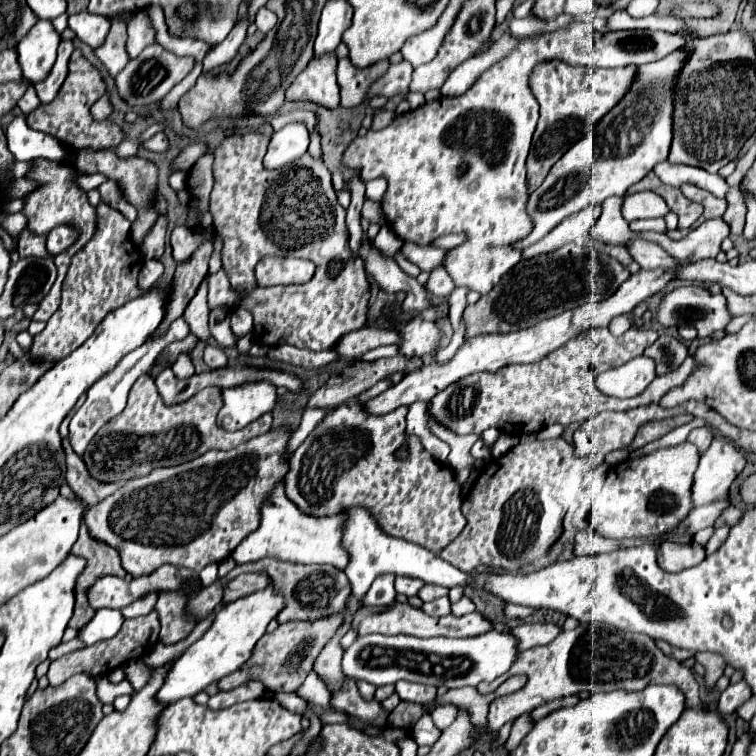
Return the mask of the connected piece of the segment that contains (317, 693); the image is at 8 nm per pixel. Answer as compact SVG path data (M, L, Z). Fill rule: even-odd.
M310 671L310 675L302 683L302 687L296 691L296 695L302 697L308 705L320 705L324 709L332 709L332 705L330 705L330 693L326 691L324 683L316 677L314 671Z

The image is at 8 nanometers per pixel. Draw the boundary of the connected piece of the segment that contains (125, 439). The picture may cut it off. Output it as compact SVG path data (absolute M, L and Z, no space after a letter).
M142 375L130 389L128 405L122 415L114 417L94 435L86 453L82 455L90 475L98 481L128 481L138 475L148 475L156 465L176 465L178 461L192 461L210 449L232 449L252 437L264 435L272 427L272 415L262 415L252 425L240 431L224 431L216 425L218 387L206 387L190 397L186 403L168 407L164 405L156 383L150 375Z

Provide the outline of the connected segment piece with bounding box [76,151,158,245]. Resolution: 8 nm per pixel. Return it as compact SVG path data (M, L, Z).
M78 151L76 155L76 165L78 165L78 171L84 173L84 175L90 175L90 173L102 173L110 179L114 179L118 183L118 187L124 191L124 197L138 209L138 221L134 223L132 227L132 241L138 245L144 241L146 233L150 231L150 227L154 225L158 213L154 209L154 193L156 193L156 175L158 175L158 169L156 165L152 165L150 161L142 159L142 157L134 157L134 159L118 159L114 151Z

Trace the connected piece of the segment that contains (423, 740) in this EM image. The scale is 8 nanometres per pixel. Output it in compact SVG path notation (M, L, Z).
M431 715L422 716L411 731L411 737L418 746L432 746L440 737L441 731L434 725Z

